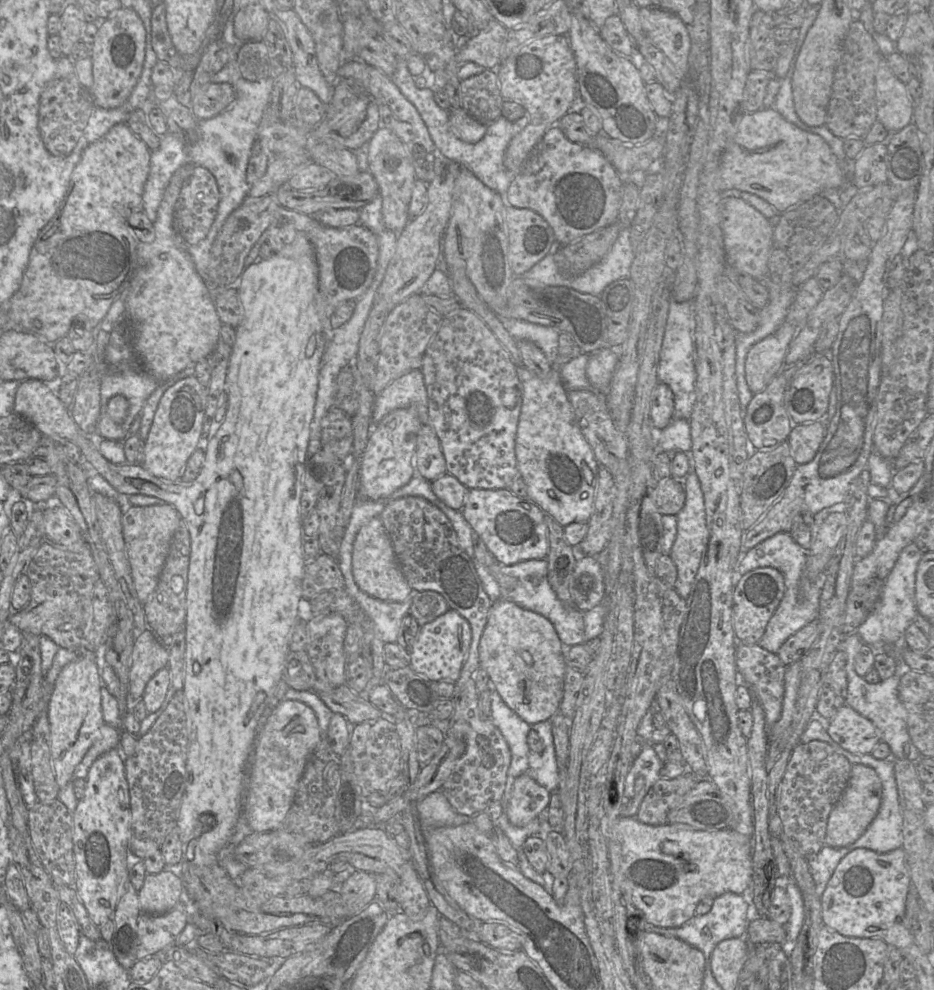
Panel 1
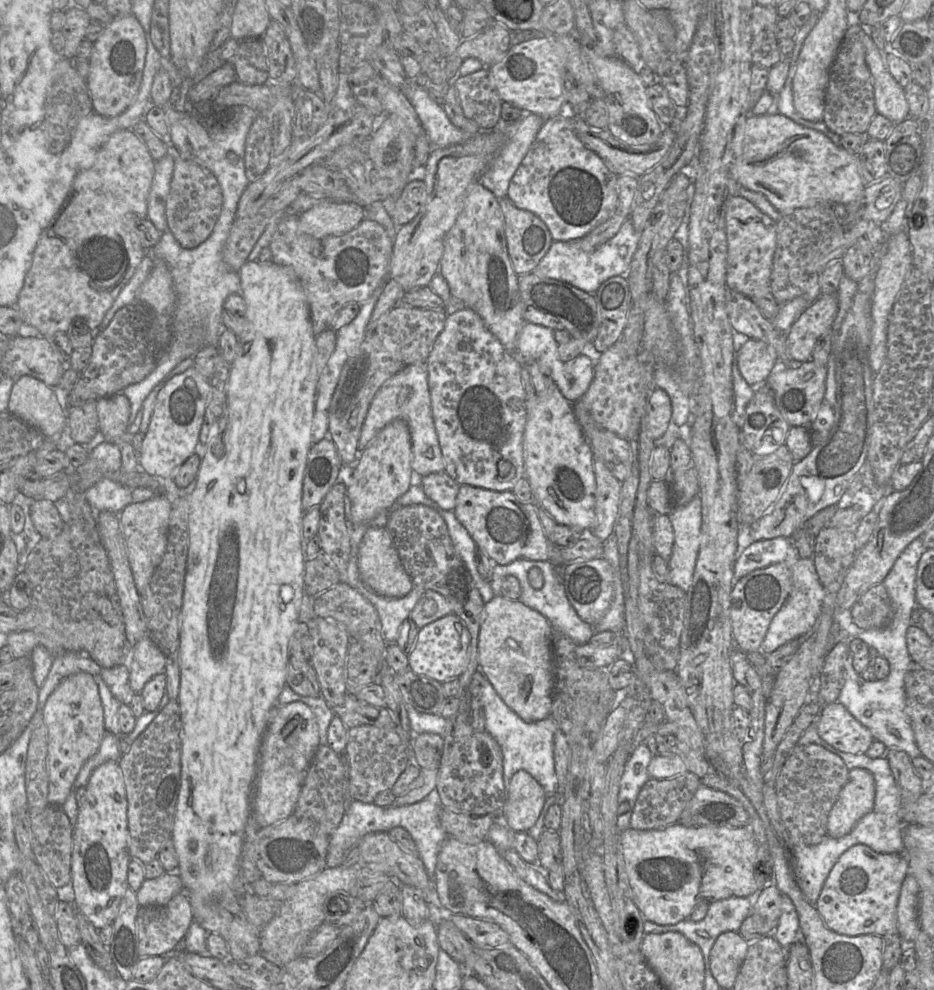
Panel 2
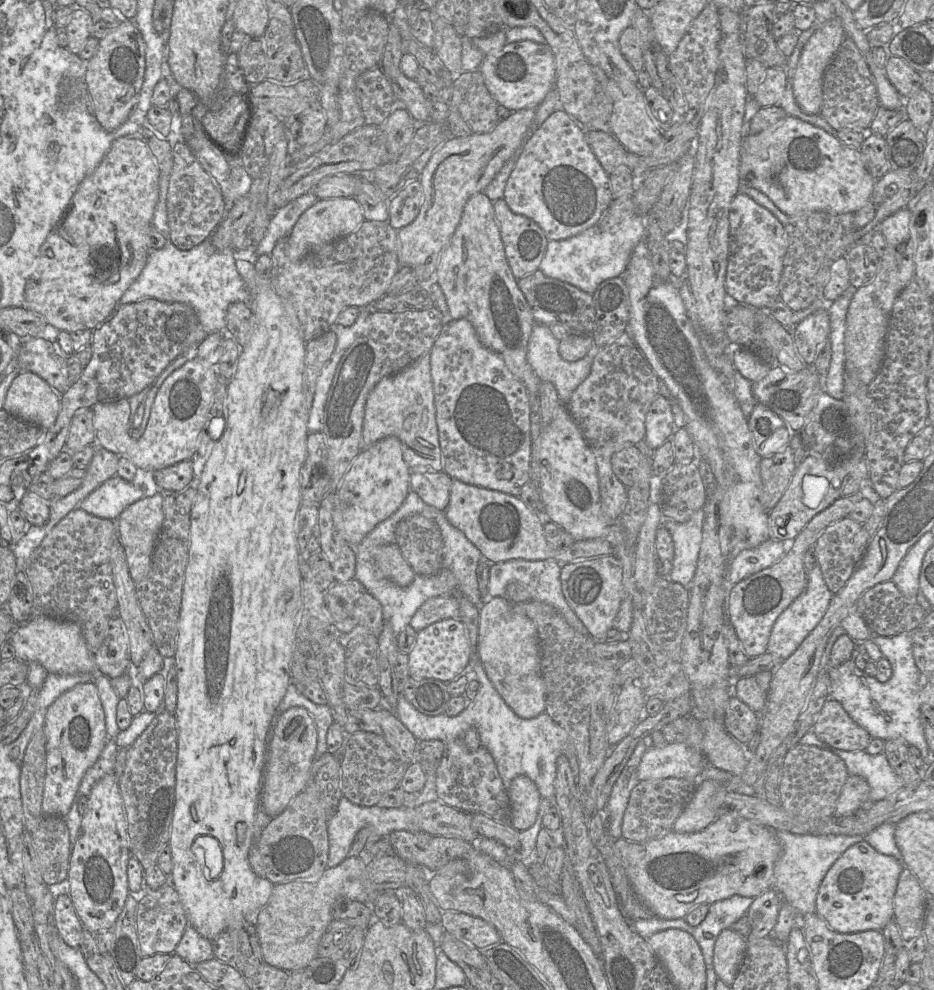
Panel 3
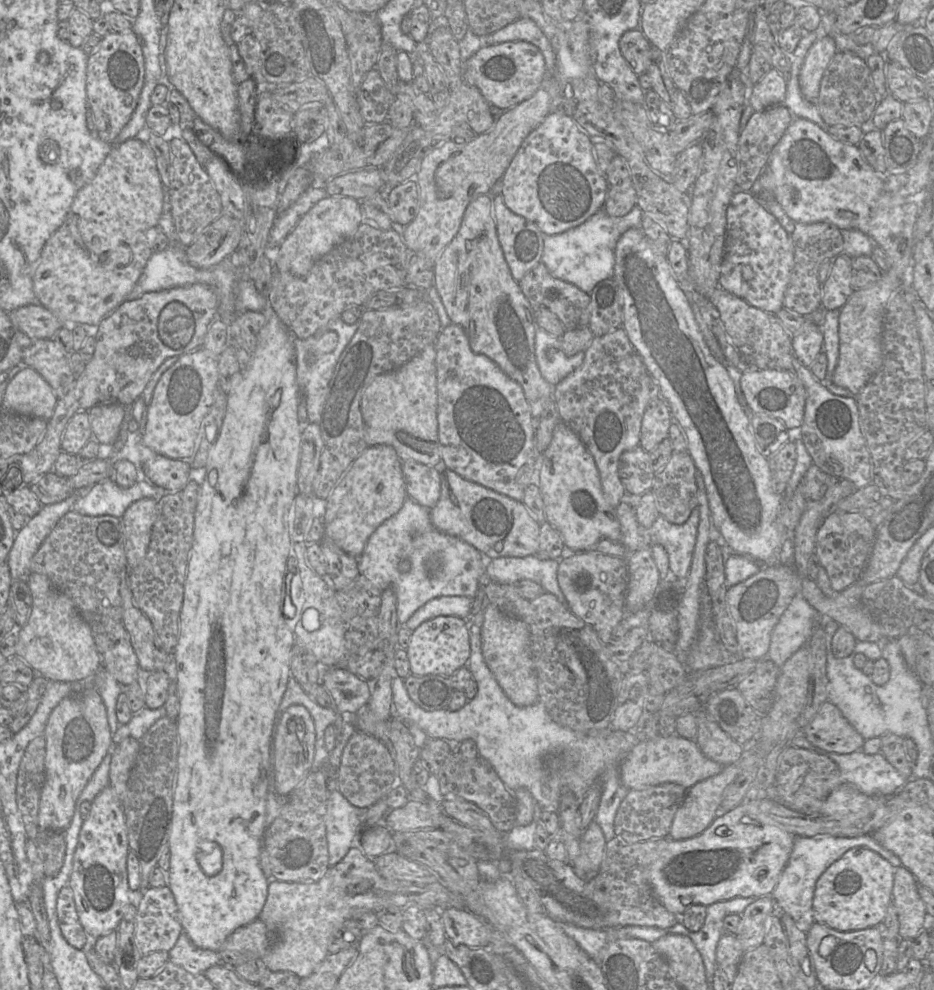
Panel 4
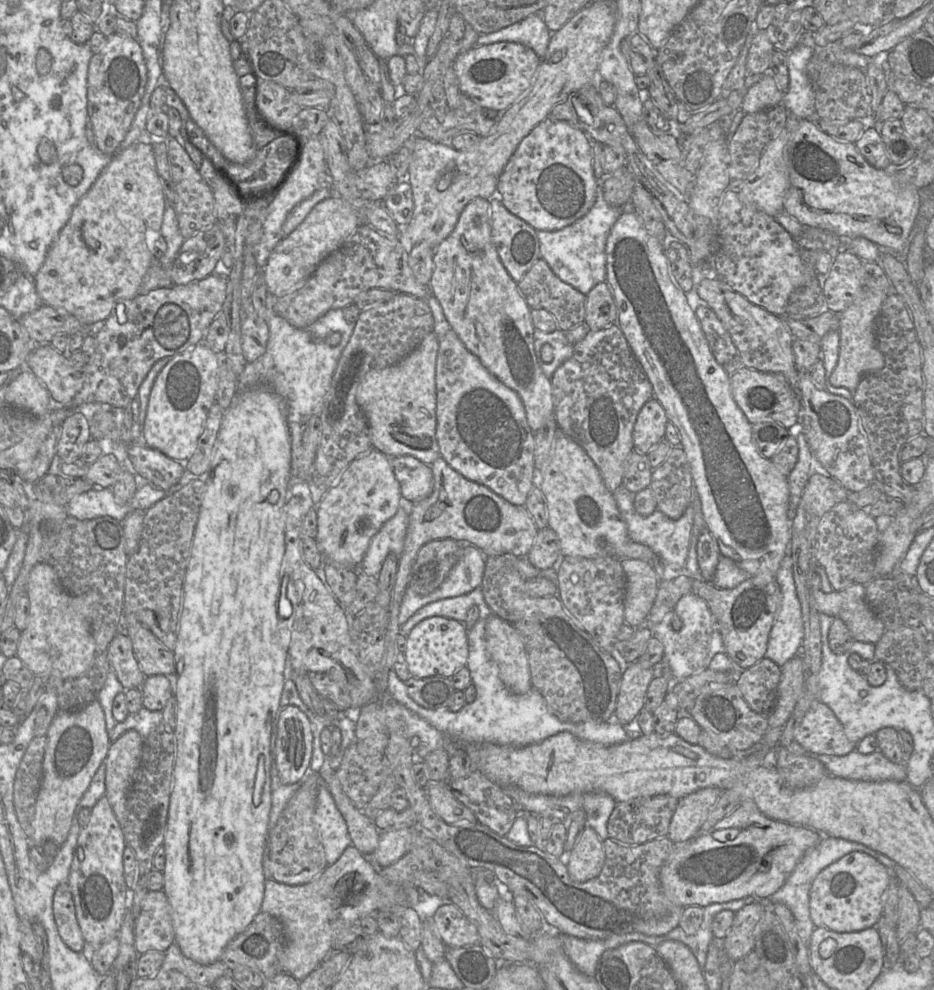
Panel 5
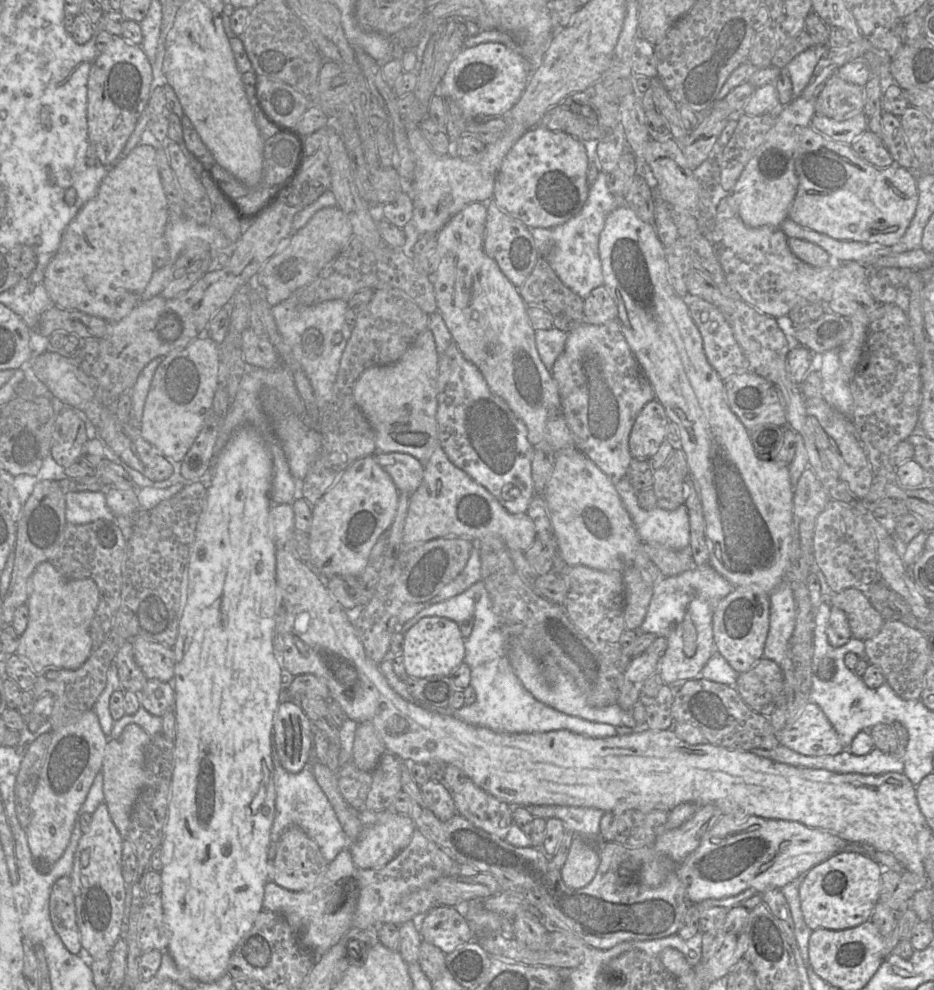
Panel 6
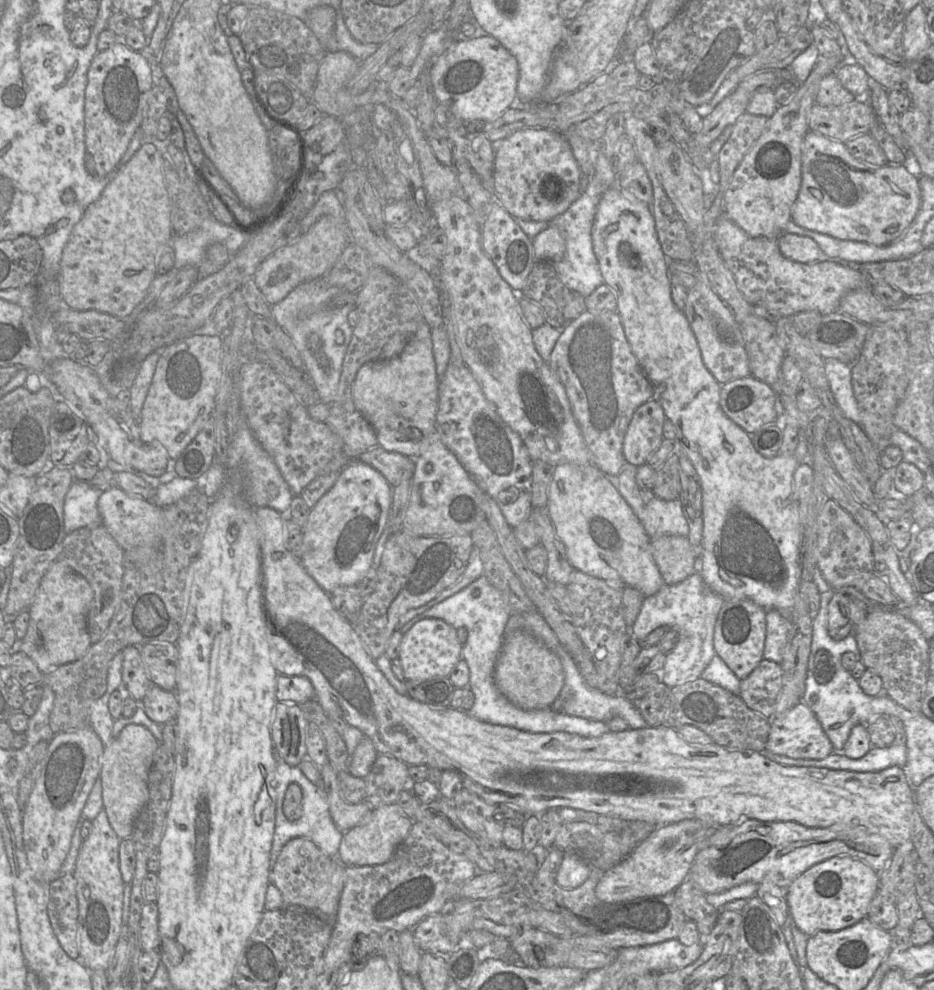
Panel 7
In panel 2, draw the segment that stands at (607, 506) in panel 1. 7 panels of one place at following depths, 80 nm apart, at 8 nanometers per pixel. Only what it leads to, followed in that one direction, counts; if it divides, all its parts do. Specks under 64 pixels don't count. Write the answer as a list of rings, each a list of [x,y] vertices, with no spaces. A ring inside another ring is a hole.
[[[595,455],[593,466],[596,480],[595,522],[590,533],[604,543],[614,533],[622,482],[618,481]]]

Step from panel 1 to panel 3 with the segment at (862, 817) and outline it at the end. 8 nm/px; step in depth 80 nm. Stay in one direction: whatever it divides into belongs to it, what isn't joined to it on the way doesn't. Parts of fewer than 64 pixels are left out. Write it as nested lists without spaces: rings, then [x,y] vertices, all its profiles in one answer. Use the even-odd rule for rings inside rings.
[[[849,775],[837,800],[834,815],[847,817],[859,812],[869,805],[869,792],[869,784],[863,777]]]

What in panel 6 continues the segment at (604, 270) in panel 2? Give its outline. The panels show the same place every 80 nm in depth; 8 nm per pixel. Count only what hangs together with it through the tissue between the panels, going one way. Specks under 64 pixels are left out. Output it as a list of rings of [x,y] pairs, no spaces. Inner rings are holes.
[[[600,171],[589,188],[585,204],[574,217],[551,228],[528,227],[539,255],[551,265],[563,284],[583,300],[589,296],[594,288],[604,284],[599,254],[600,234],[608,214],[624,204],[626,204],[624,196],[615,195],[610,191],[608,174]]]

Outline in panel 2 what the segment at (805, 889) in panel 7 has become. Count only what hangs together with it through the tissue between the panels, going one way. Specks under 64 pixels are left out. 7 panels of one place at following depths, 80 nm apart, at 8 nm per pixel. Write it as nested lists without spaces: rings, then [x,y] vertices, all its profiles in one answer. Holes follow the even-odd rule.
[[[856,844],[845,851],[831,869],[815,907],[827,928],[835,933],[848,937],[896,934],[897,904],[908,873],[904,855],[877,853],[864,844]]]

